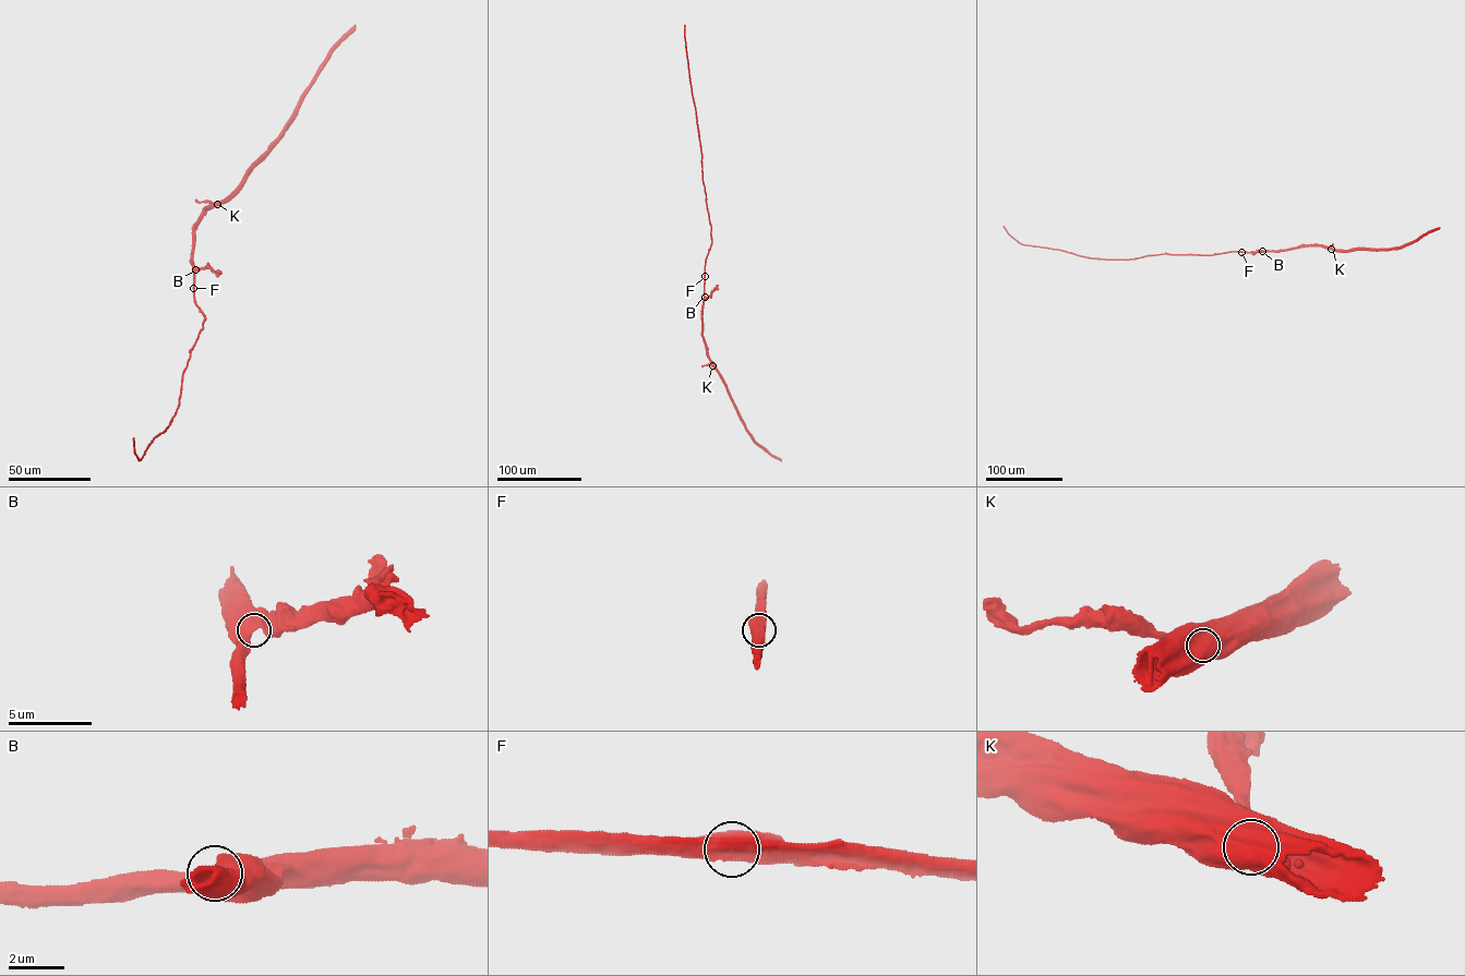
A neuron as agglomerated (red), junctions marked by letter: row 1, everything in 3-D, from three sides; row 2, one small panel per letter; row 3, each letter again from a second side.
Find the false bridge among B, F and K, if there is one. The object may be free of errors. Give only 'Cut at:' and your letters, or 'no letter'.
Cut at: no letter

